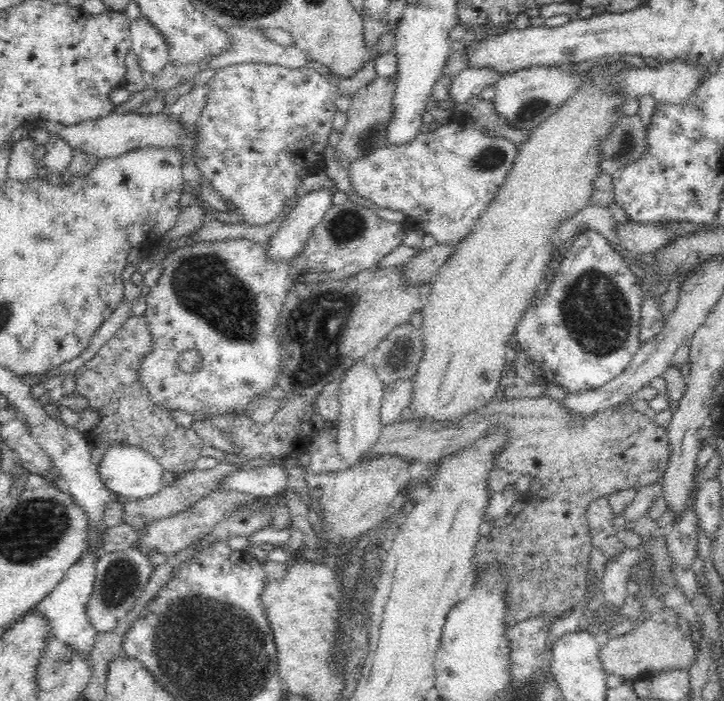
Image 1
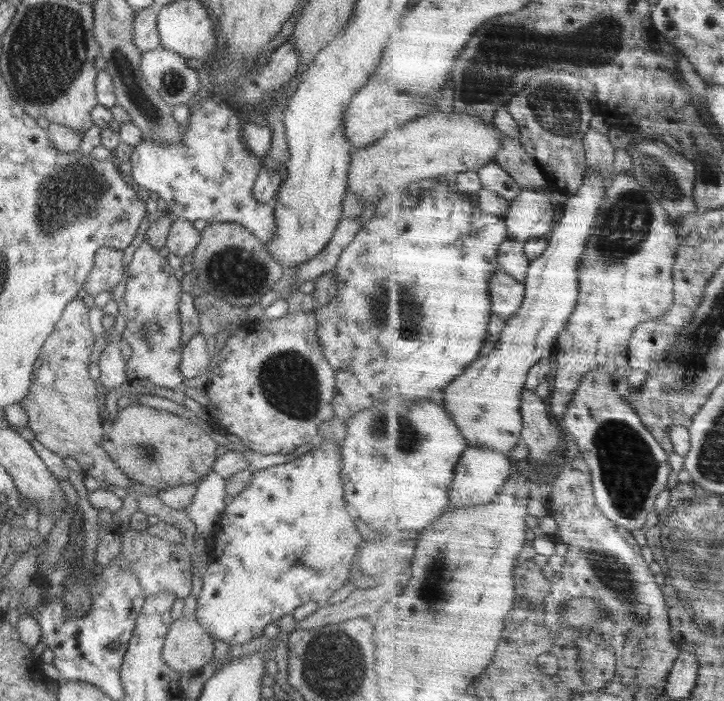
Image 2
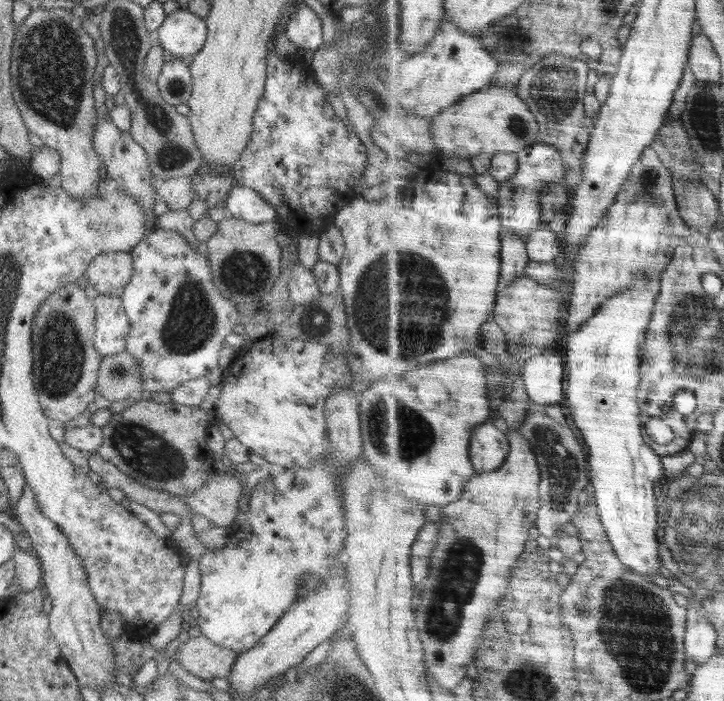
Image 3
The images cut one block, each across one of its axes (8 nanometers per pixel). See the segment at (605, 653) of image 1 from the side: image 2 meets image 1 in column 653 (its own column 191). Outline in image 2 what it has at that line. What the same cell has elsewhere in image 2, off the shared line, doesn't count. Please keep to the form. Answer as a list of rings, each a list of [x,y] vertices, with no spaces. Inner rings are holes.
[[[183,616],[173,620],[161,655],[180,674],[194,672],[214,659],[214,638],[194,617]]]

